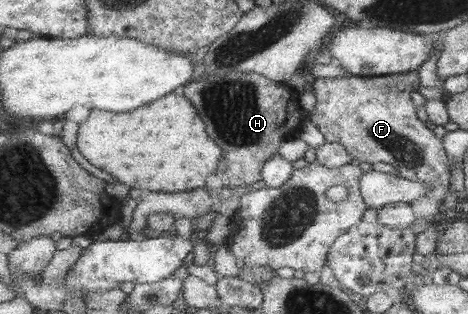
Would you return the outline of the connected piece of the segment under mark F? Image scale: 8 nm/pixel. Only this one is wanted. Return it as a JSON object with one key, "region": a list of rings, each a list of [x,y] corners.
{"region":[[[418,72],[396,74],[378,77],[338,76],[338,78],[316,78],[311,87],[317,97],[316,108],[310,120],[323,134],[327,142],[338,142],[359,162],[376,164],[385,162],[392,164],[400,171],[400,176],[412,180],[426,182],[432,186],[432,191],[426,195],[428,199],[437,202],[438,210],[444,204],[448,192],[452,192],[451,169],[449,153],[446,152],[444,140],[432,129],[428,128],[416,116],[416,104],[412,102],[412,94],[421,92],[421,80]]]}

